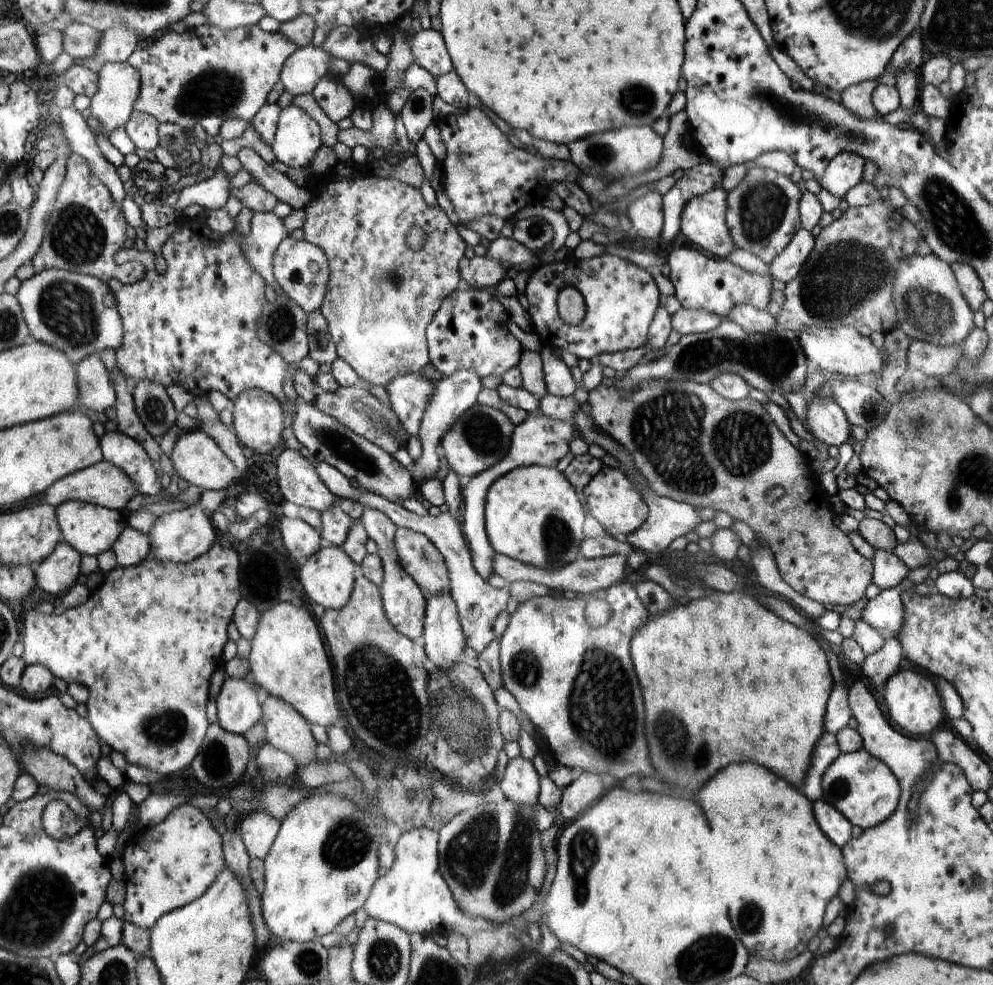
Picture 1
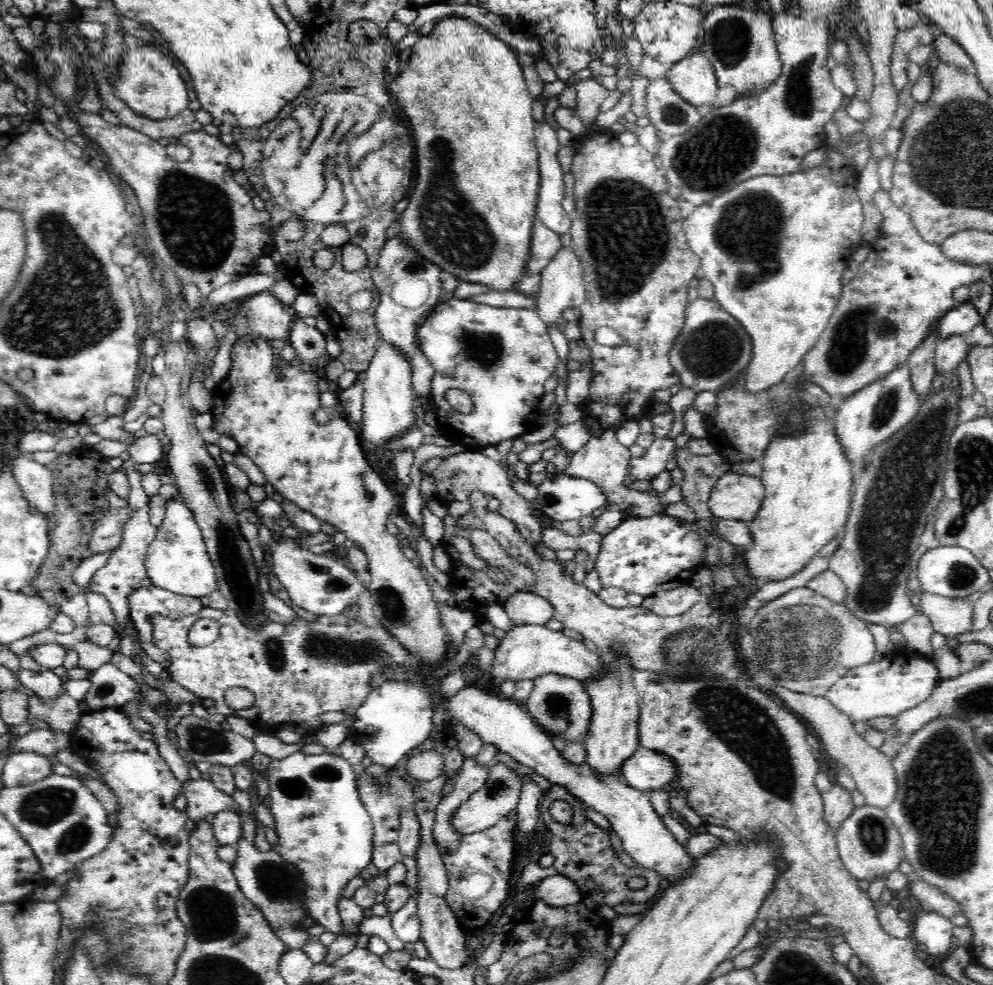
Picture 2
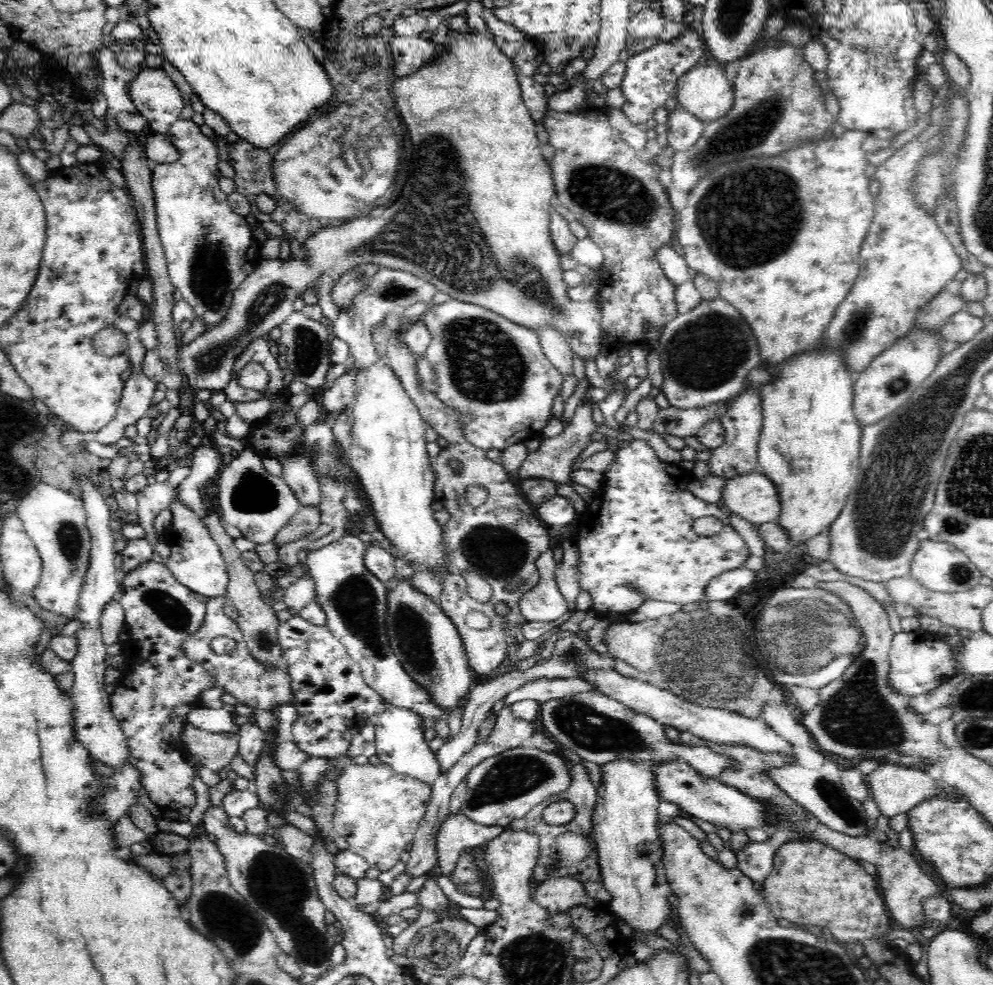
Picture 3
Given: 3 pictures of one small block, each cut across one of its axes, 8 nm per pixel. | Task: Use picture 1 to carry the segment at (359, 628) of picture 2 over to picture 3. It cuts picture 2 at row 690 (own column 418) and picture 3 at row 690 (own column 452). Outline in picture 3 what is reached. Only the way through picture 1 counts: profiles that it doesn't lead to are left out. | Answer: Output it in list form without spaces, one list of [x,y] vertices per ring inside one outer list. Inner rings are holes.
[[[227,593],[220,596],[213,596],[208,599],[206,604],[206,616],[198,632],[194,632],[188,640],[184,640],[184,651],[190,659],[198,661],[206,667],[206,671],[216,679],[216,688],[222,688],[225,693],[231,694],[238,703],[242,703],[250,708],[260,708],[262,710],[274,710],[285,703],[292,703],[294,695],[292,693],[291,678],[286,666],[271,666],[271,664],[262,664],[258,662],[248,650],[243,632],[237,625],[237,621],[230,619],[224,613],[224,606],[229,604]],[[216,636],[228,636],[236,641],[234,650],[230,653],[218,655],[212,650],[210,642]]]

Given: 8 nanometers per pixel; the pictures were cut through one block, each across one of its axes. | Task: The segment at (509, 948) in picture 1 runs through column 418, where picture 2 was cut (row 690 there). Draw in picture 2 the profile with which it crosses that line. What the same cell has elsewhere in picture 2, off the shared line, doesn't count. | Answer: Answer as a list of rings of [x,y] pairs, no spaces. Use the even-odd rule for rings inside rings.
[[[905,647],[893,655],[886,654],[878,662],[871,661],[850,670],[825,692],[825,697],[852,721],[867,722],[895,717],[918,706],[928,700],[939,682],[939,672],[932,658],[916,654]]]

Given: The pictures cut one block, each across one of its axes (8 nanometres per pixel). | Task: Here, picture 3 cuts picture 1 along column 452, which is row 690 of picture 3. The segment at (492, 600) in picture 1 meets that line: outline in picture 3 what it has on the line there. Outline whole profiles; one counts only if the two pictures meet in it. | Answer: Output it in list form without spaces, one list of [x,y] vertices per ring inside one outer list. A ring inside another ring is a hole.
[[[583,678],[539,679],[509,692],[503,698],[503,706],[511,706],[515,702],[528,699],[546,704],[548,700],[566,698],[566,696],[574,696],[582,692],[598,692],[598,689]]]

